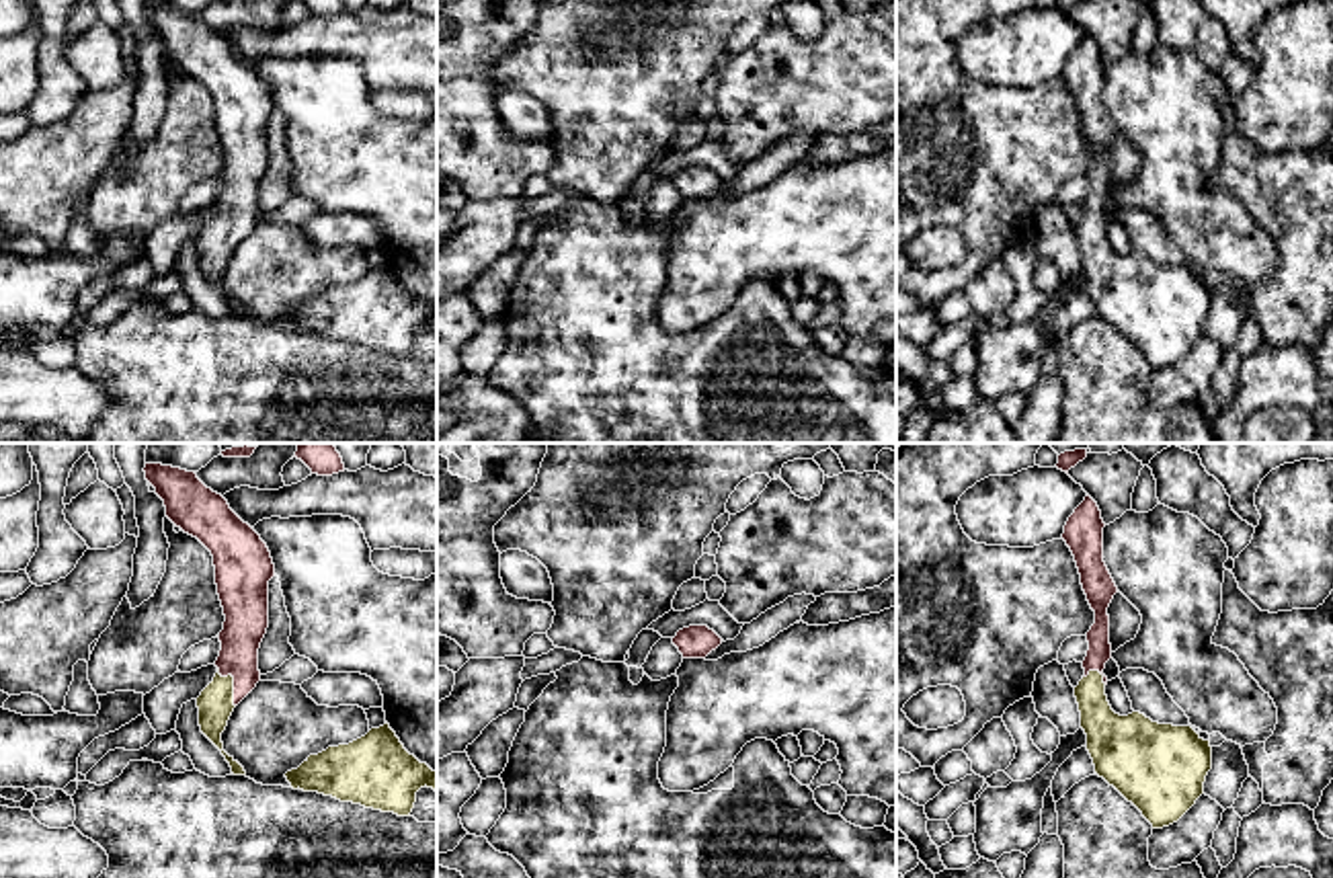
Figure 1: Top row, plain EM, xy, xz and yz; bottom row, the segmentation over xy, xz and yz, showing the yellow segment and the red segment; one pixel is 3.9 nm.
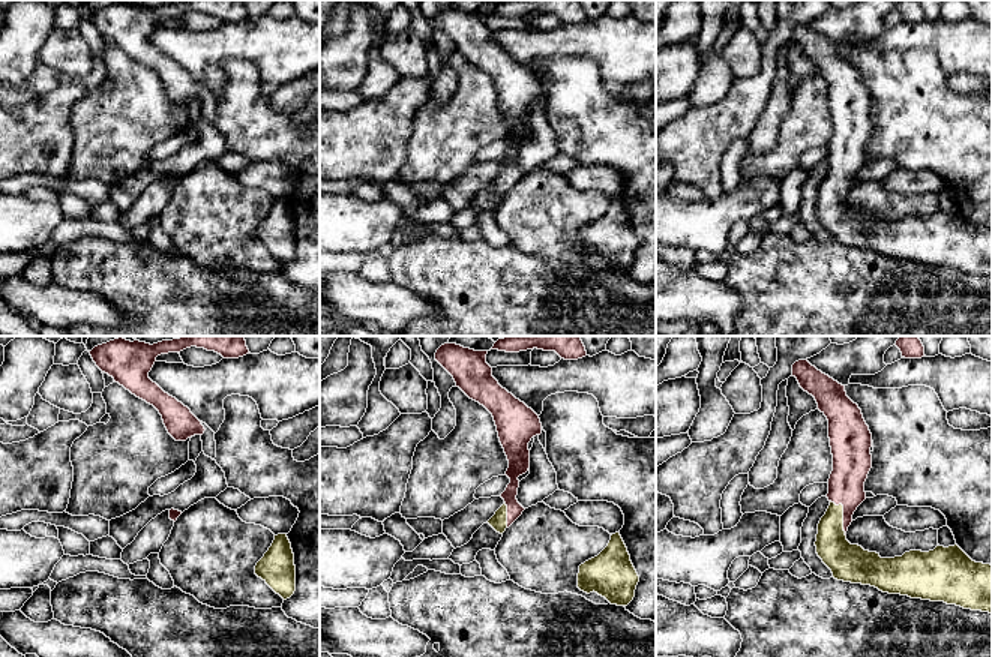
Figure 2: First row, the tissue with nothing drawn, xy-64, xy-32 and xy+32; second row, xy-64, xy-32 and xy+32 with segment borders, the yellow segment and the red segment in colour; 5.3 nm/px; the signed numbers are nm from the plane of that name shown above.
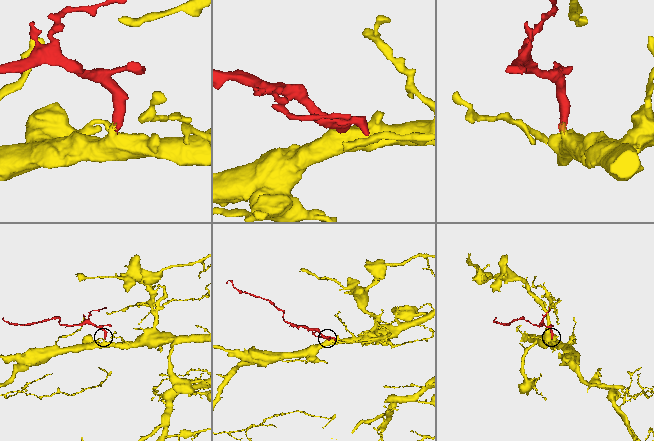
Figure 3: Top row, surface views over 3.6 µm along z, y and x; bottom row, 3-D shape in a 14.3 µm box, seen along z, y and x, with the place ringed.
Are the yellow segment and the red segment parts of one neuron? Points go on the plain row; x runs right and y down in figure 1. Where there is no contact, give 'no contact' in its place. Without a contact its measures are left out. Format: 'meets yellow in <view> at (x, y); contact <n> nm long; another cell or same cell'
meets yellow in xy at (232, 224); contact 170 nm long; same cell

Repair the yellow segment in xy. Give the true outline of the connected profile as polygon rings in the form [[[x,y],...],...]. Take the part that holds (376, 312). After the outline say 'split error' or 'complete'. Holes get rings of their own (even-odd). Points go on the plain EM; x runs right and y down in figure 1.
[[[388,263],[349,285],[310,295],[285,318],[293,330],[398,357],[410,357],[420,328],[437,332],[437,312],[410,295]]]; complete

